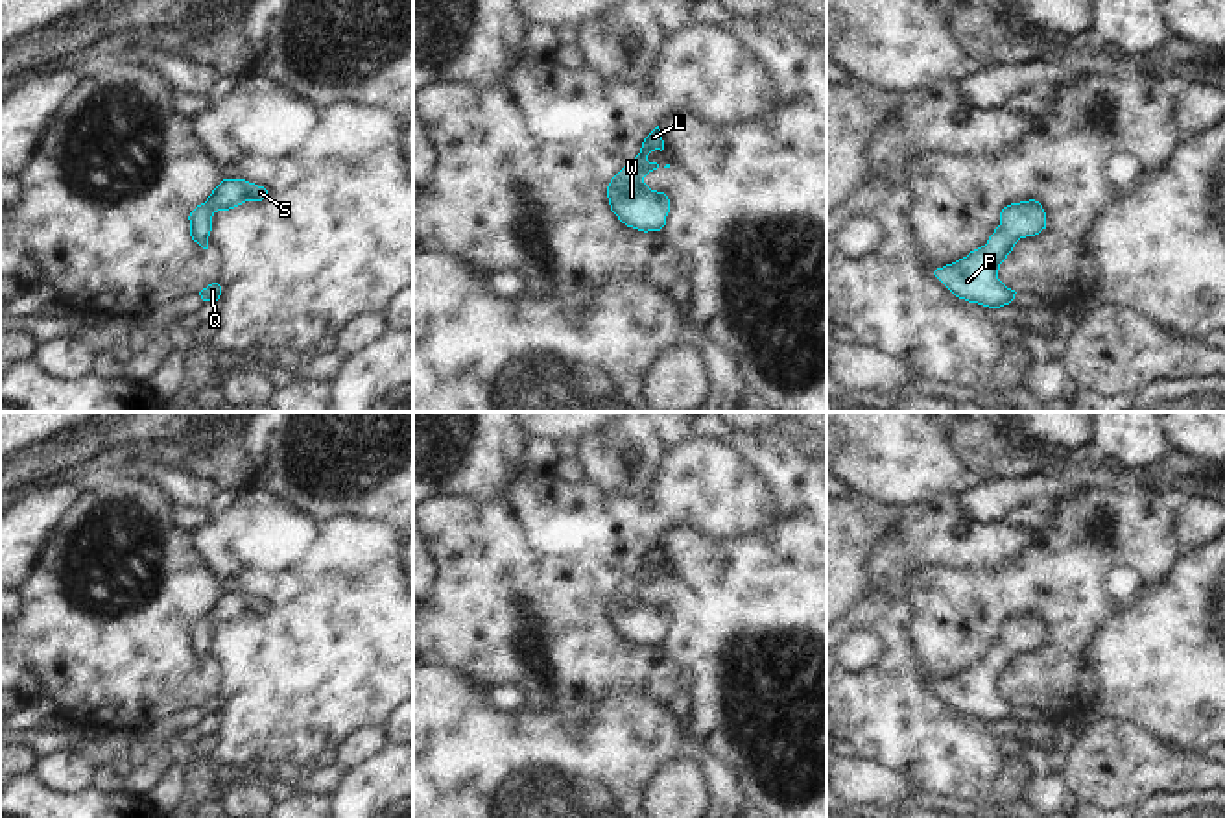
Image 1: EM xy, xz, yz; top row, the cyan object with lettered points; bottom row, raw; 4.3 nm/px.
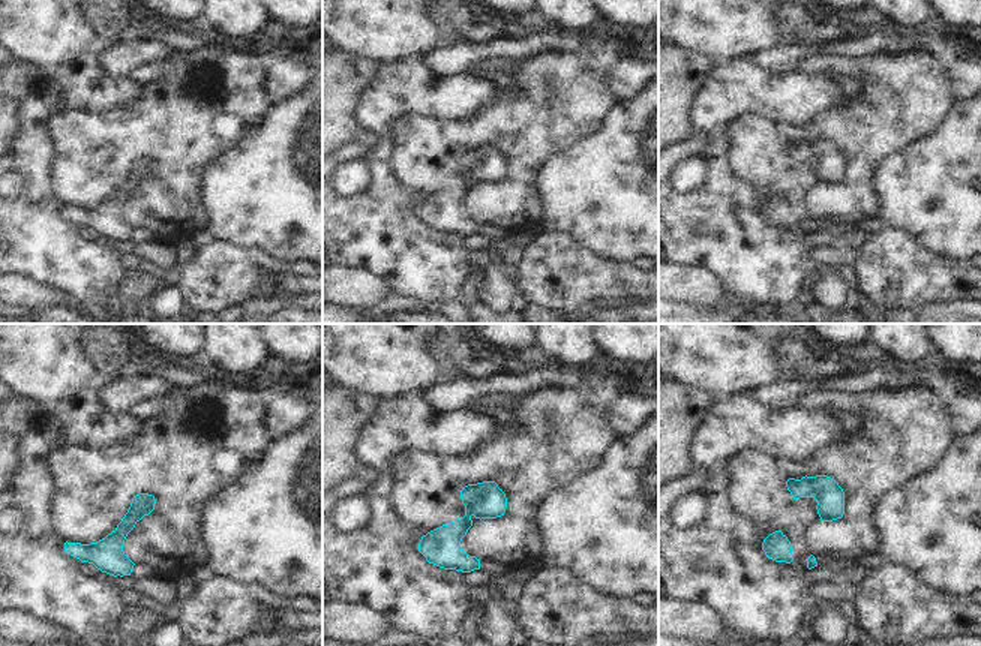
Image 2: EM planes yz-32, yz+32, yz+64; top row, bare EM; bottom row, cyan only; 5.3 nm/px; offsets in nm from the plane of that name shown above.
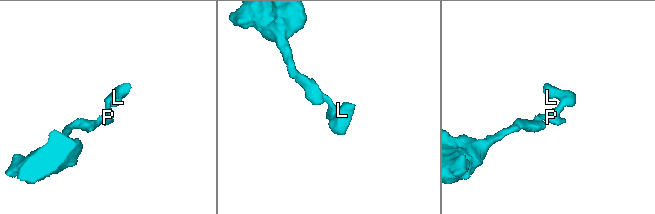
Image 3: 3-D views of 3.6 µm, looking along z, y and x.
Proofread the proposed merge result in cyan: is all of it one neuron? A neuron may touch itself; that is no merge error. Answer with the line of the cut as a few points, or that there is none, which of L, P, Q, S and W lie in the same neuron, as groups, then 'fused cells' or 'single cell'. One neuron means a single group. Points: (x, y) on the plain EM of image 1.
no cut; L P Q S W; single cell

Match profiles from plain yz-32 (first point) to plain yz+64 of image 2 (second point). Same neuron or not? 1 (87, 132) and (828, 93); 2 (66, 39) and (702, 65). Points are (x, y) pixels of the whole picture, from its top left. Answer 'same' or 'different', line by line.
1: different
2: different

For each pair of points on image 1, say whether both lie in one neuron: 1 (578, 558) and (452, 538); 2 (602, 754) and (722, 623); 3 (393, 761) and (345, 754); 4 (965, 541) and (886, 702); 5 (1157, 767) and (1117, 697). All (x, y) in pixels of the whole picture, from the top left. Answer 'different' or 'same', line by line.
1: same
2: different
3: different
4: same
5: different

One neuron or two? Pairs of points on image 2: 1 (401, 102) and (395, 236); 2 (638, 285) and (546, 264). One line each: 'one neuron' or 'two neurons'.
1: one neuron
2: one neuron

